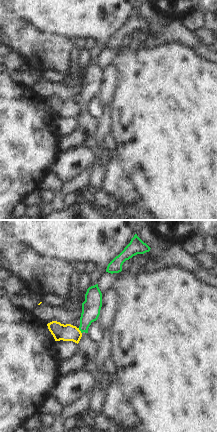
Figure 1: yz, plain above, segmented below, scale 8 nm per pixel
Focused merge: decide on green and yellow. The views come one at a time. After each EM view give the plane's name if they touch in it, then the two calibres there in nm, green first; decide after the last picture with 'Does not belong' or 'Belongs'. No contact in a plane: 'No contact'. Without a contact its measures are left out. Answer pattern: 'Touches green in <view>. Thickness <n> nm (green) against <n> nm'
Touches green in yz. Thickness 150 nm (green) against 140 nm.

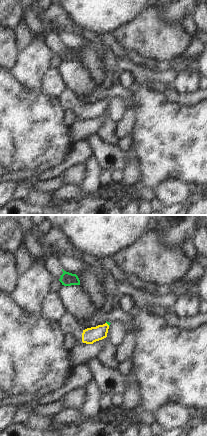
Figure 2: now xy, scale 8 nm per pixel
Touches green in xy. Thickness 20 nm (green) against 130 nm.

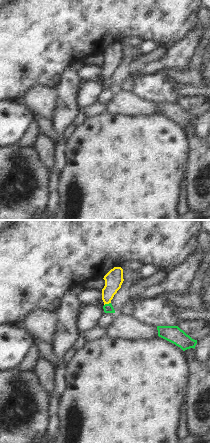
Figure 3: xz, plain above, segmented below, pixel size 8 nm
Touches green in xz. Thickness 80 nm (green) against 140 nm.

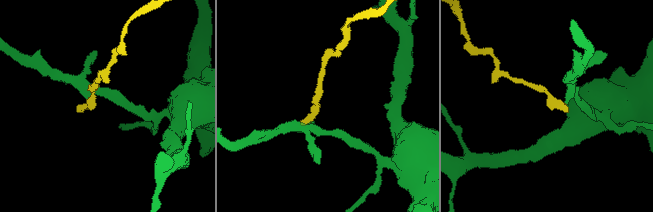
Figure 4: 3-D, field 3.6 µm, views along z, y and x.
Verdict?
Does not belong.

